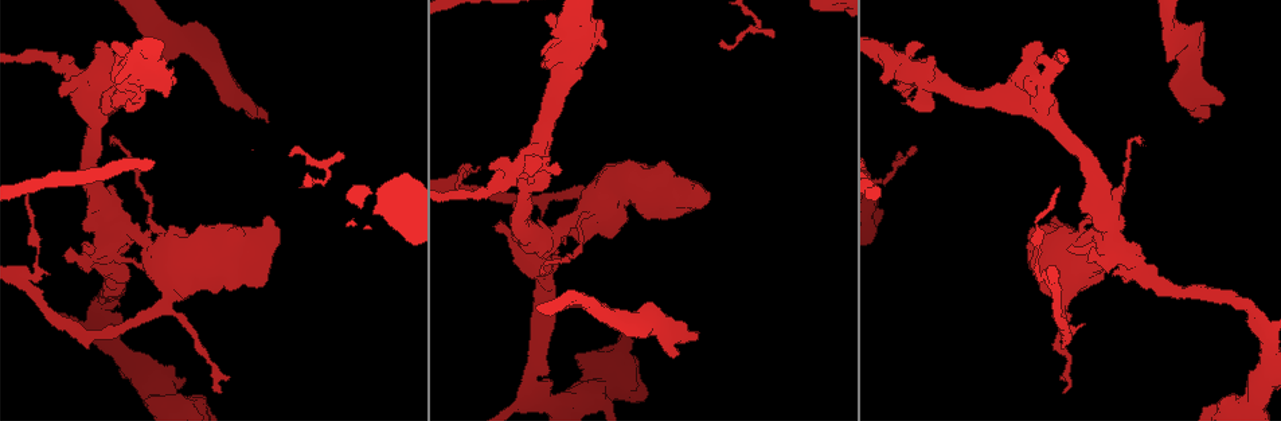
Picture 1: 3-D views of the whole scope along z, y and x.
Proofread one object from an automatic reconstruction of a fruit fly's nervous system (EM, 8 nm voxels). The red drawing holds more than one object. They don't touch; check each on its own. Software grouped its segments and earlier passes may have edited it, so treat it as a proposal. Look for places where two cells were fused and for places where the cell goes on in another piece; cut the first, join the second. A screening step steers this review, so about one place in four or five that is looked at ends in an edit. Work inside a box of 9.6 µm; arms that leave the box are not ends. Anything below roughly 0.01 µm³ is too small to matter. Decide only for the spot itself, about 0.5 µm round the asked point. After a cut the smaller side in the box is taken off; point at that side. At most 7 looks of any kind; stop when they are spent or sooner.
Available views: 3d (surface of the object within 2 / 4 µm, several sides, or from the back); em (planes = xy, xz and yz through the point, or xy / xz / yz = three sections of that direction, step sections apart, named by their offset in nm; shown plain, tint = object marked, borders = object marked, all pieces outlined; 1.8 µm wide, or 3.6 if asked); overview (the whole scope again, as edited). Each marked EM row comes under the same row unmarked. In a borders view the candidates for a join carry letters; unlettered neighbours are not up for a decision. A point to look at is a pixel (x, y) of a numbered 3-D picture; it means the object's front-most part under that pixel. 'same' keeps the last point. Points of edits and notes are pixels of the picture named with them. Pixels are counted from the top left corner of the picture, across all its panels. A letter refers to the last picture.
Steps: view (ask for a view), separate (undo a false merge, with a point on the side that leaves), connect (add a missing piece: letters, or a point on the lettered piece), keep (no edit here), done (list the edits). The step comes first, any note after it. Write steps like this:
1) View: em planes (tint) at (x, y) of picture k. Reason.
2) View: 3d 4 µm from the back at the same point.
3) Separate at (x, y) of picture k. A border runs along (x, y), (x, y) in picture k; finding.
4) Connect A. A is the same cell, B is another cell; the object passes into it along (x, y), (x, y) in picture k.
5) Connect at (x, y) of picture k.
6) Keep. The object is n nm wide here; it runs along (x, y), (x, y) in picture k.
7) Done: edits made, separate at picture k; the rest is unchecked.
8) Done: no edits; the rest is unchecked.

View: 3d 4 µm at (263, 219) of picture 1. Stops while still wide.

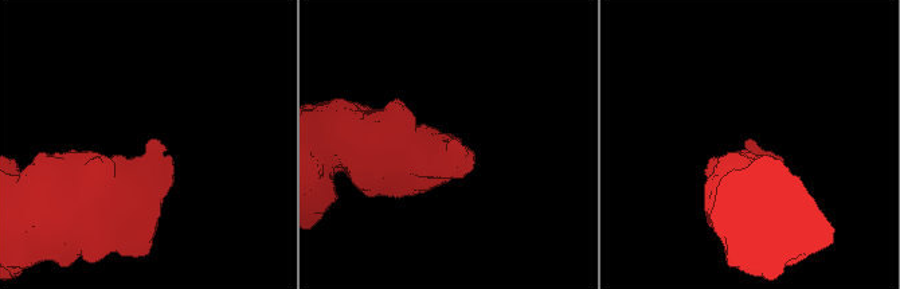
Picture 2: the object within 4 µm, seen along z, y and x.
View: em 3.6 µm planes (borders) at (451, 145) of picture 2.

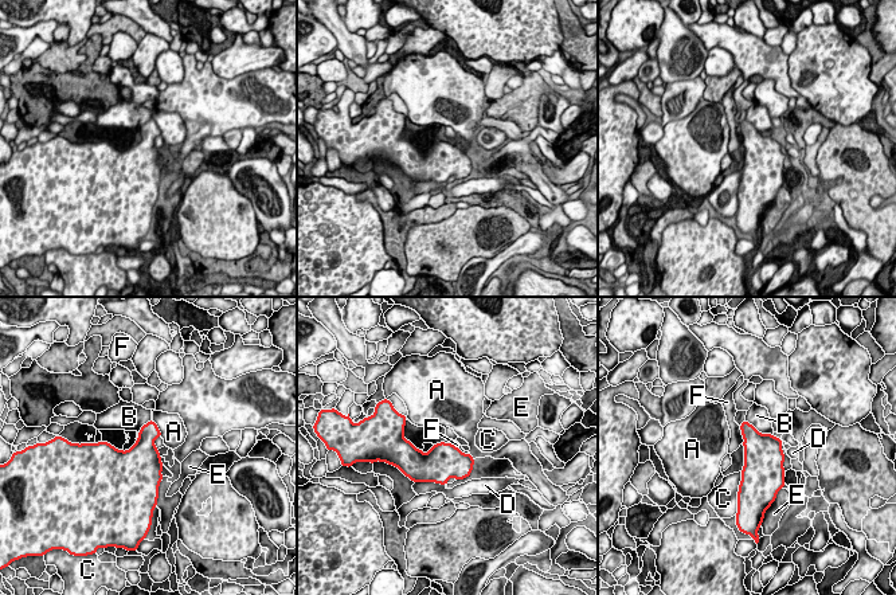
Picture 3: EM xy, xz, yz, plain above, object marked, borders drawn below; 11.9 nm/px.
Keep. The longest contact is with B, 380 nm; A, B, C, D, E and F are other cells; a border runs along (739, 426), (743, 443) in picture 3; no lettered piece goes on from it.

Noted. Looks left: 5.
View: 3d 4 µm at (109, 63) of picture 1. Sudden change in width.

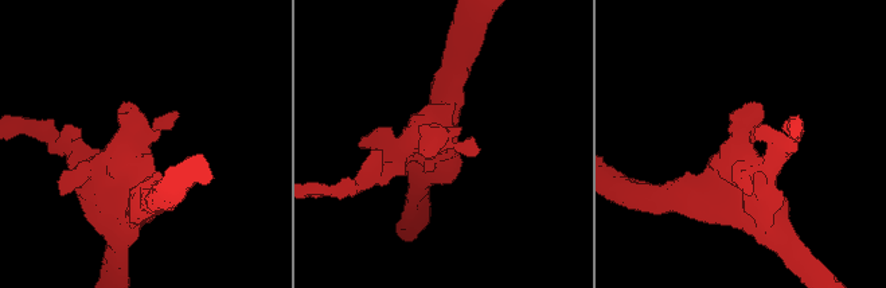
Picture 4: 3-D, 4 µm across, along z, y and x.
View: em planes (borders) at (440, 139) of picture 4. Now the EM.

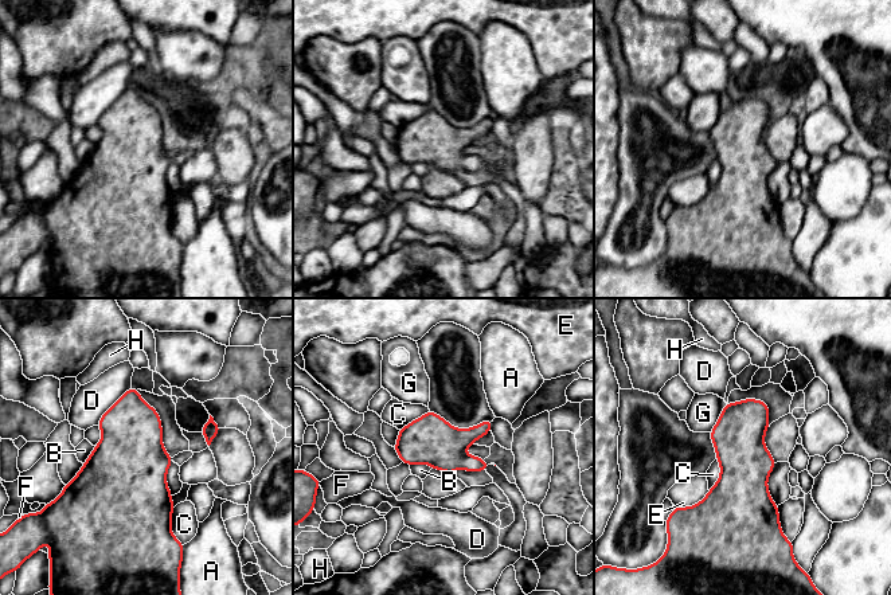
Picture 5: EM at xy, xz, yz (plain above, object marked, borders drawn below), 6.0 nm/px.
Keep. A, B, C, D, E, F, G and H are other cells; a border runs along (410, 465), (428, 464), (432, 468) in picture 5; all the same cell.

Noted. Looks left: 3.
View: em planes (borders) at (1164, 48) of picture 1.

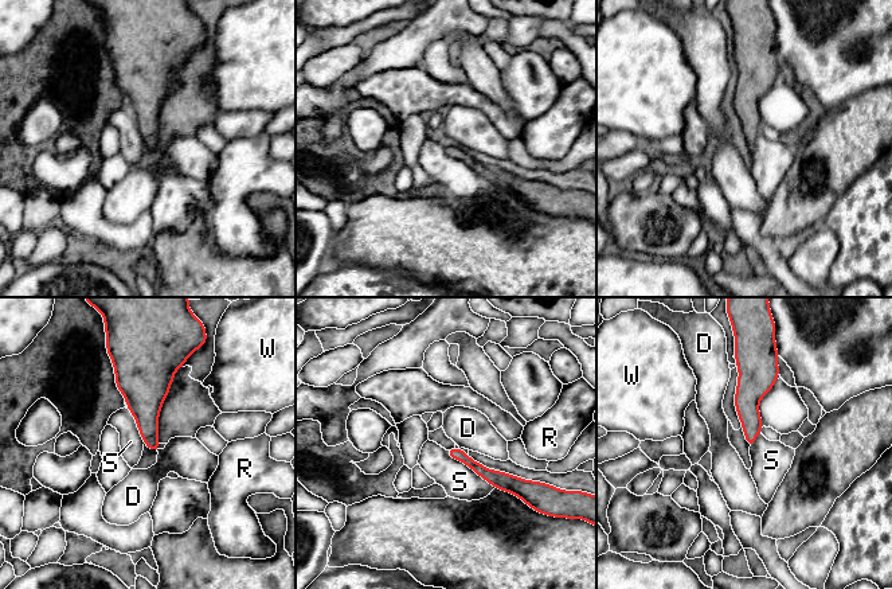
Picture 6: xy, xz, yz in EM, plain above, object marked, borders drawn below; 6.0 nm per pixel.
Keep. The longest contact is with S, 360 nm; D, R, S and W are other cells; none of them fits.

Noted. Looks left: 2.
Done: no edits; the rest is unchecked.

